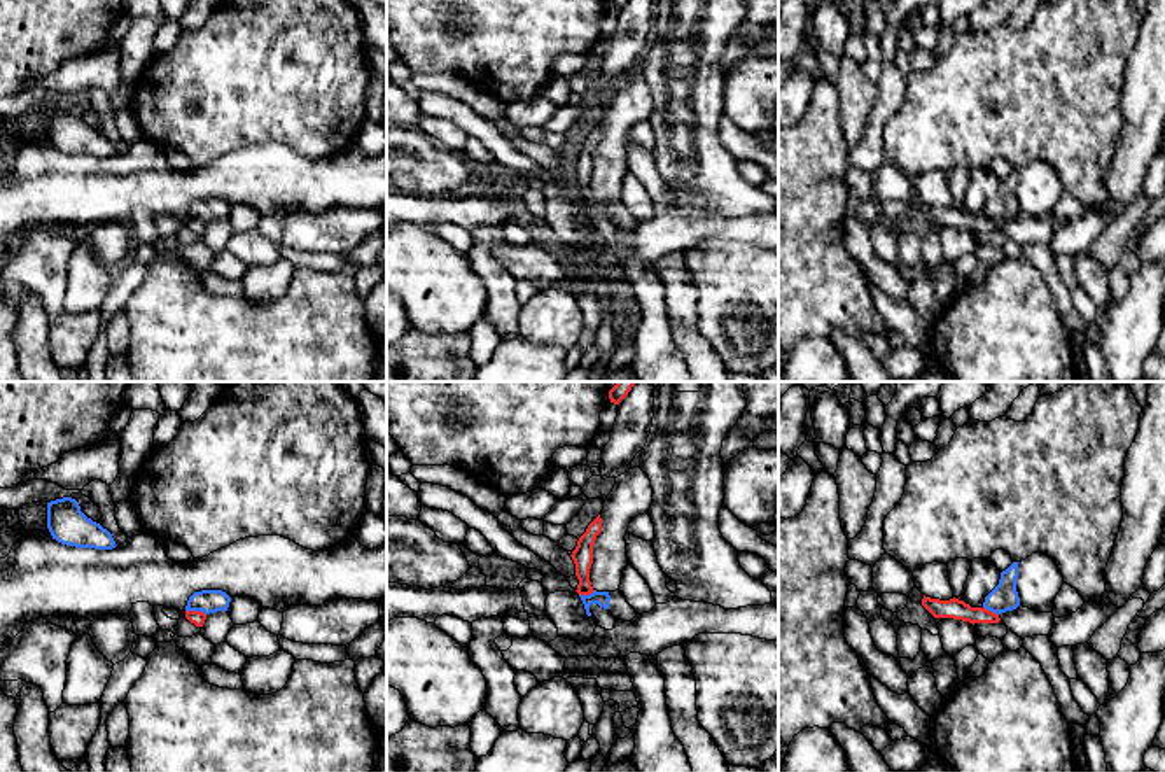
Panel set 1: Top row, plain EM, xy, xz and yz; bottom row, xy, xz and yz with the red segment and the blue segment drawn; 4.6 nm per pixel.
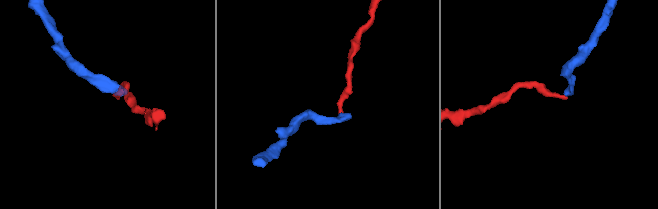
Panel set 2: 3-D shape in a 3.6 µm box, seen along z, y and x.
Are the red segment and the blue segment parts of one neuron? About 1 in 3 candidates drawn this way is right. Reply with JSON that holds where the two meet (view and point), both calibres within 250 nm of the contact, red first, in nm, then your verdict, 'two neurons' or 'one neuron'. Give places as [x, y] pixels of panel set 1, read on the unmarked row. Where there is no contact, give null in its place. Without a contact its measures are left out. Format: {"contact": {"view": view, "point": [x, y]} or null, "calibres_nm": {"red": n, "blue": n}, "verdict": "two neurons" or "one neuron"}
{"contact": {"view": "xy", "point": [196, 219]}, "calibres_nm": {"red": 70, "blue": 110}, "verdict": "two neurons"}

